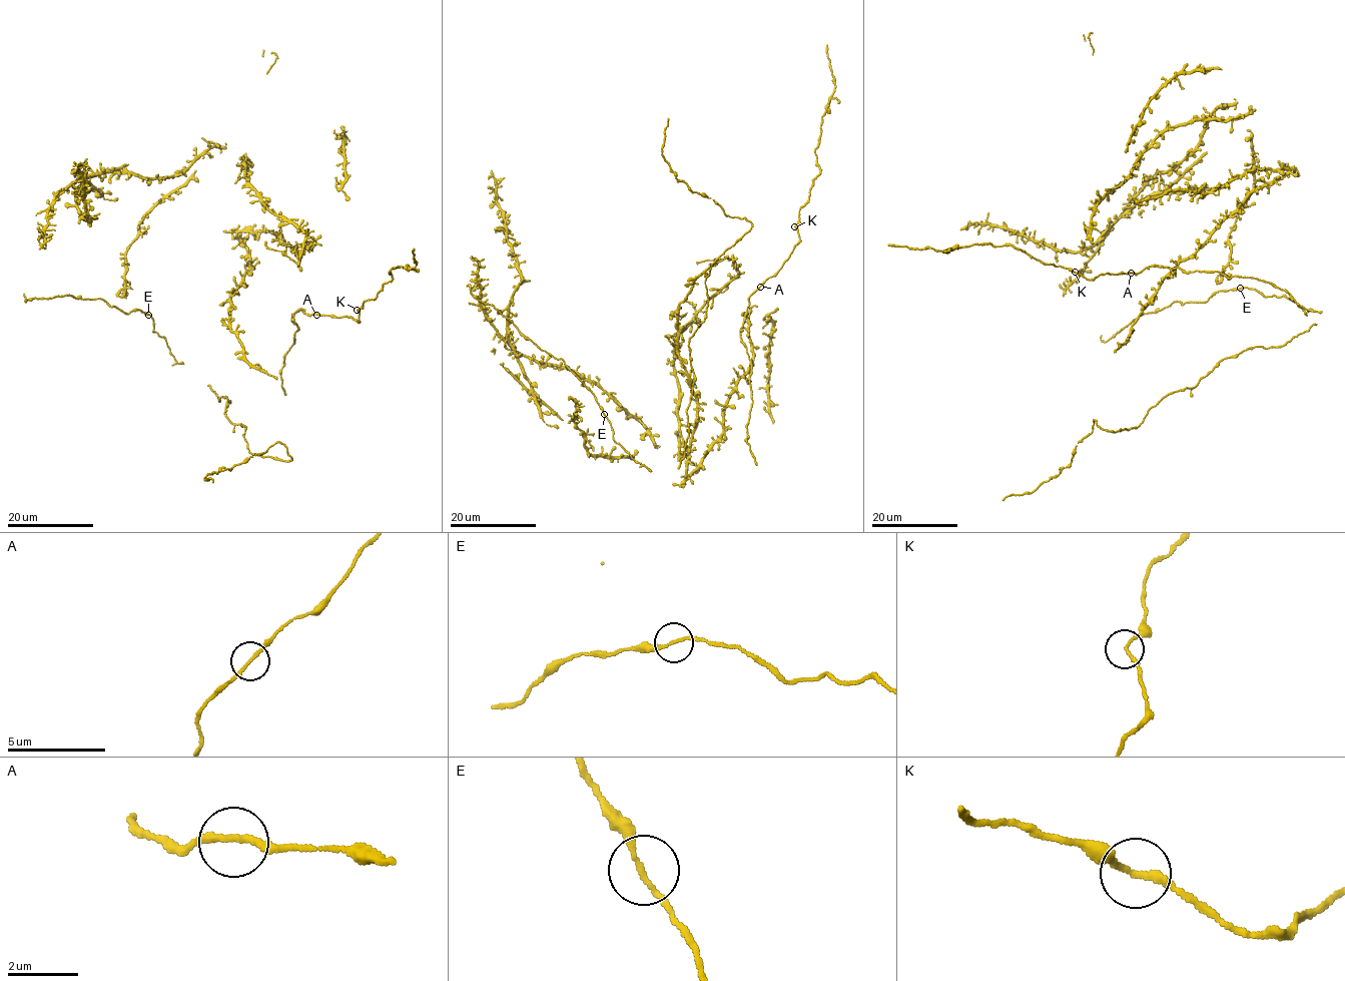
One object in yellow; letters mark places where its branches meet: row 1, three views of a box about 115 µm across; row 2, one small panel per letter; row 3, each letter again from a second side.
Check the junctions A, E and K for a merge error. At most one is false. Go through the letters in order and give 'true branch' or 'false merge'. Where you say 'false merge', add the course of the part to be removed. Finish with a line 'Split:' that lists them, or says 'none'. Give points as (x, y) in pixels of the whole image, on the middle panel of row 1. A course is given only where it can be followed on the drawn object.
A: true branch
E: true branch
K: true branch
Split: none

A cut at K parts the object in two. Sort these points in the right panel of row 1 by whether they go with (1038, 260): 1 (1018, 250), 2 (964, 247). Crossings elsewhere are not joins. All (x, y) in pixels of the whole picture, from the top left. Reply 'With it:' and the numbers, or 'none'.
With it: 1, 2

